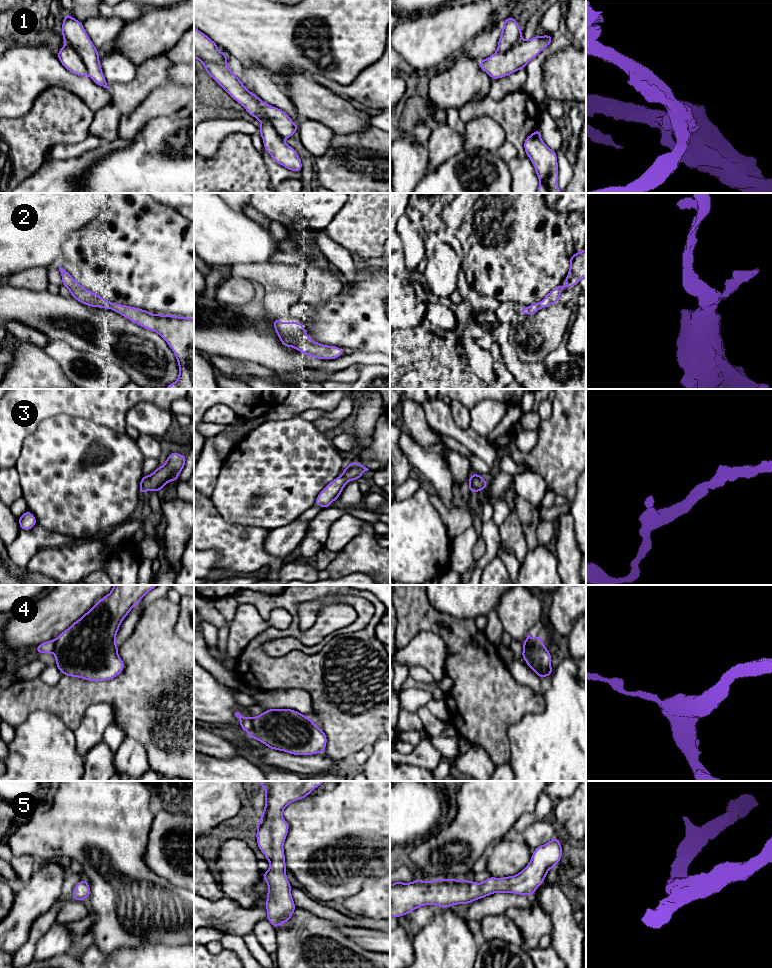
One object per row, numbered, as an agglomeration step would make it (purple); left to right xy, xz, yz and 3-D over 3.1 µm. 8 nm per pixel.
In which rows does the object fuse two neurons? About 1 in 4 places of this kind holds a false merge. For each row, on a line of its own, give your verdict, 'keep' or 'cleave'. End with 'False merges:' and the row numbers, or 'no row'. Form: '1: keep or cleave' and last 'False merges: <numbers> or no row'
1: keep
2: keep
3: keep
4: cleave
5: keep
False merges: 4

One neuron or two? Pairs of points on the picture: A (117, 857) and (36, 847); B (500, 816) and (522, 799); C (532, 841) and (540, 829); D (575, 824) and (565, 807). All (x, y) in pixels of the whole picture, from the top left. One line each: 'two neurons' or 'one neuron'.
A: one neuron
B: one neuron
C: one neuron
D: one neuron

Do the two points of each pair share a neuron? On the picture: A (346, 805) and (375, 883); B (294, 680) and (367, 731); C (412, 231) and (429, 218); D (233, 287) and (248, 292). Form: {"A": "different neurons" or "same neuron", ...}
{"A": "different neurons", "B": "same neuron", "C": "different neurons", "D": "same neuron"}

